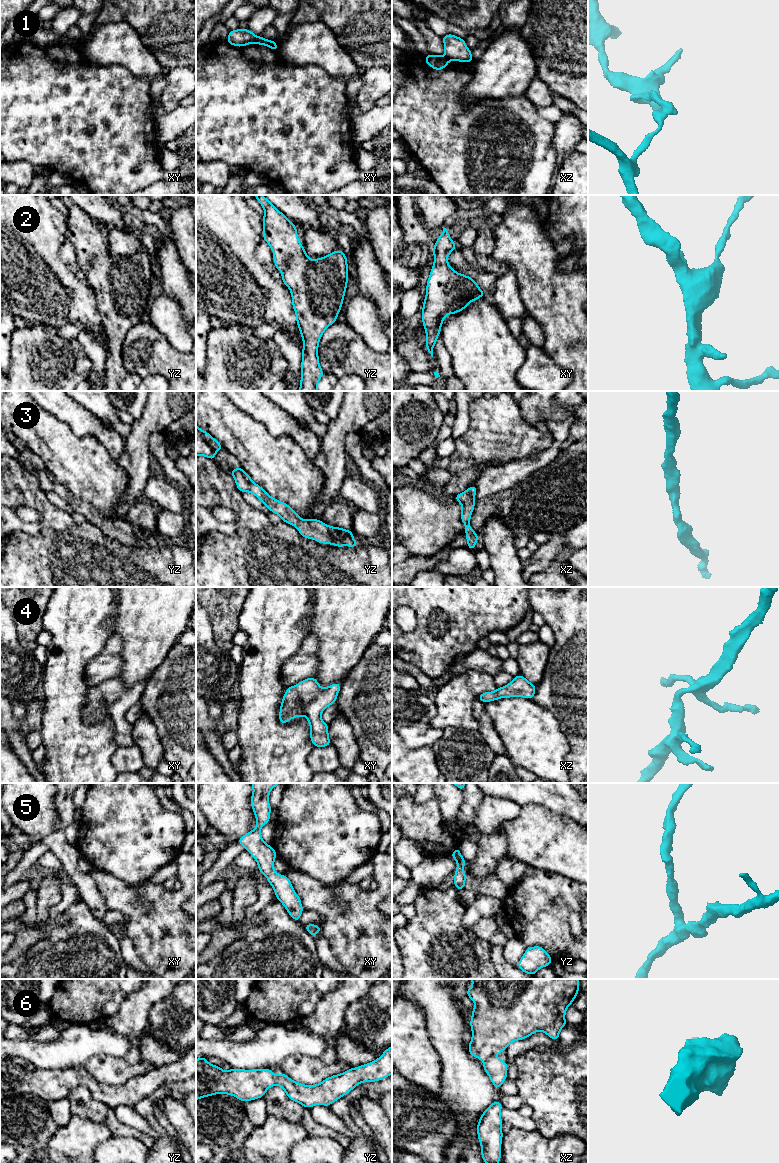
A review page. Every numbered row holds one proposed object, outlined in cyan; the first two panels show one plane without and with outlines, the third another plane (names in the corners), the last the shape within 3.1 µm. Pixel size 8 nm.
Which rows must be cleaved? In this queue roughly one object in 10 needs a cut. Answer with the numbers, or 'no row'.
1

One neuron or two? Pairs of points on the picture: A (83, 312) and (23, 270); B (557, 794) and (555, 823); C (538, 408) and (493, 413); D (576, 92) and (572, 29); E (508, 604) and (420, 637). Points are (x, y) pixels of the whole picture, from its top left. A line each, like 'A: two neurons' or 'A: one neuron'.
A: one neuron
B: two neurons
C: two neurons
D: one neuron
E: one neuron

